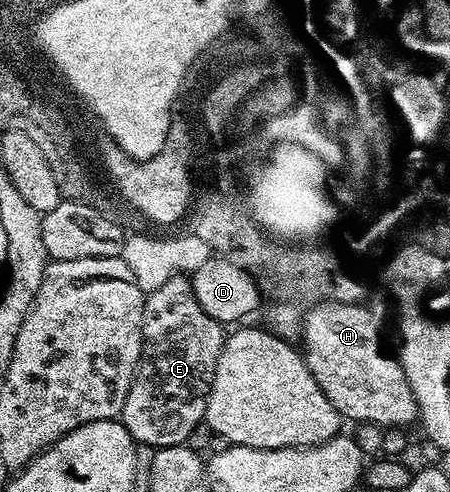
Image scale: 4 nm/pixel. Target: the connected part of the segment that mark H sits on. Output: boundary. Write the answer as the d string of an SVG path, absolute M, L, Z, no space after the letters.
M341 301L315 305L302 321L300 347L316 385L332 401L343 420L355 419L358 423L375 423L378 429L406 429L410 422L418 419L418 406L402 366L397 358L382 348L378 336L378 323L373 315L361 304L344 304Z

